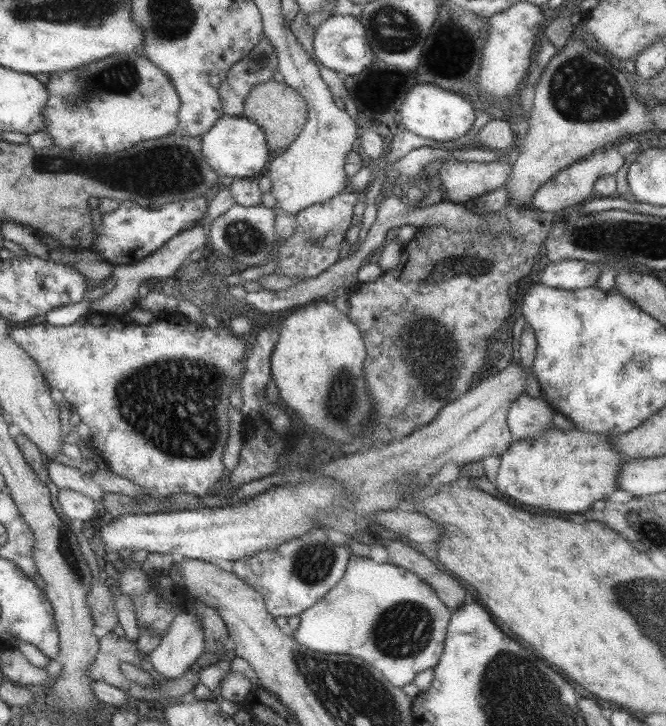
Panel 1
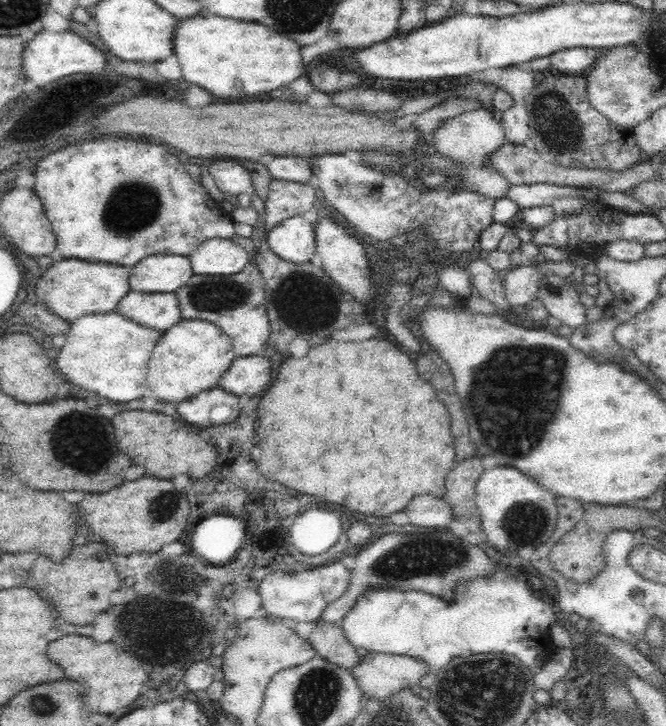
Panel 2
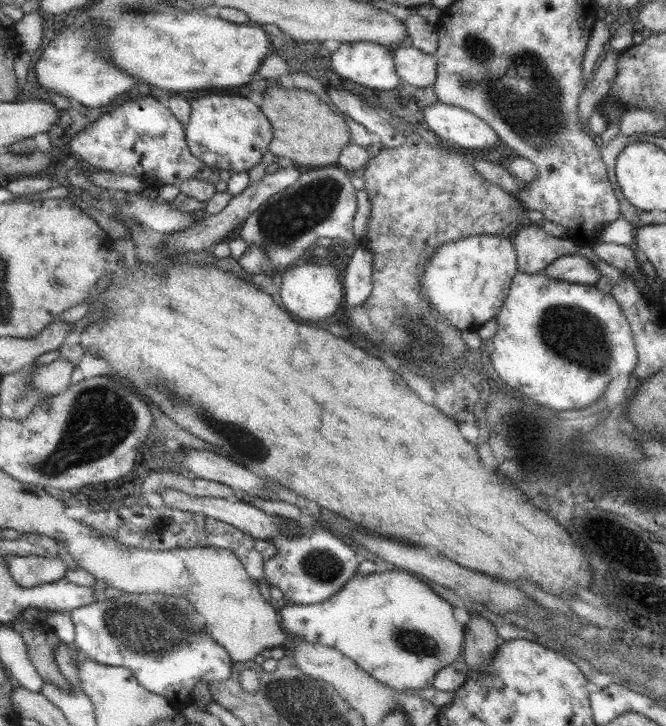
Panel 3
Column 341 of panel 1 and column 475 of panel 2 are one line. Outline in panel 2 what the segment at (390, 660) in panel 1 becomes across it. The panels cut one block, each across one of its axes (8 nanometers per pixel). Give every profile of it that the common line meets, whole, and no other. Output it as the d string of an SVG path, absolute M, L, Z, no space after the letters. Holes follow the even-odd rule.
M498 566L489 575L482 575L456 582L450 600L432 595L422 590L400 590L390 587L370 587L364 594L358 596L354 604L343 616L341 629L346 640L356 649L364 648L370 654L400 654L400 656L416 656L426 660L429 670L422 678L420 686L428 688L434 682L434 674L440 672L442 666L458 656L470 654L488 654L504 652L512 654L522 661L534 674L540 672L556 651L550 640L550 627L556 622L556 612L552 605L536 597L528 583L516 578L506 569Z

